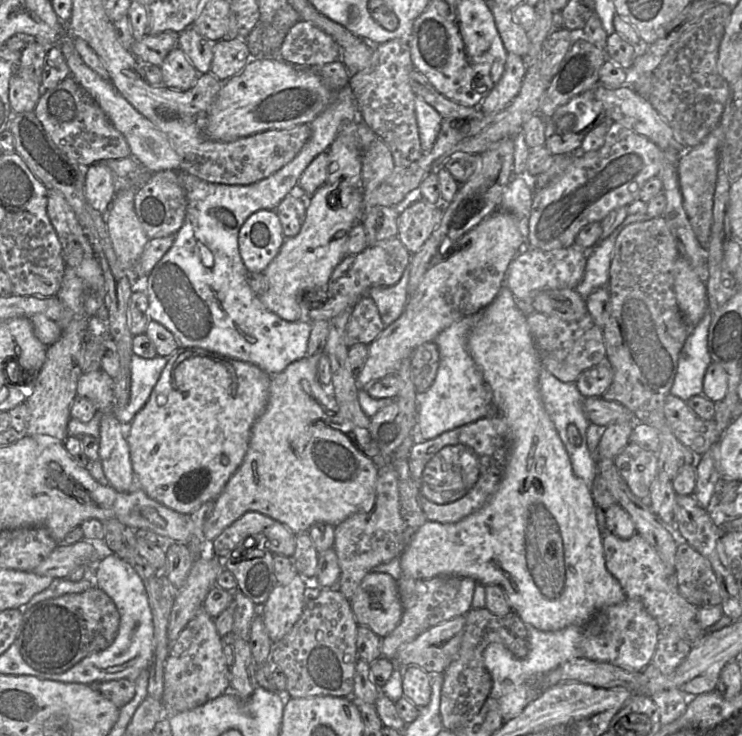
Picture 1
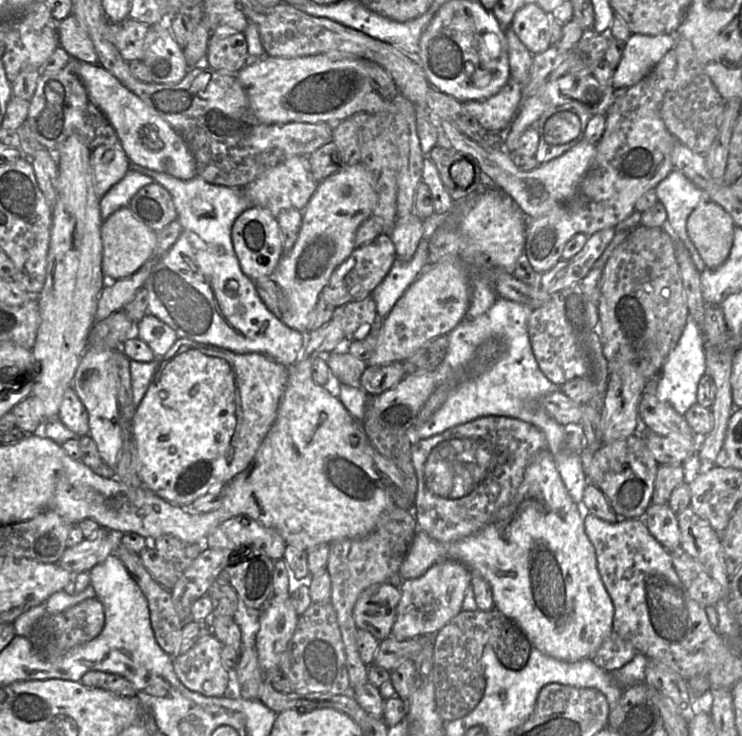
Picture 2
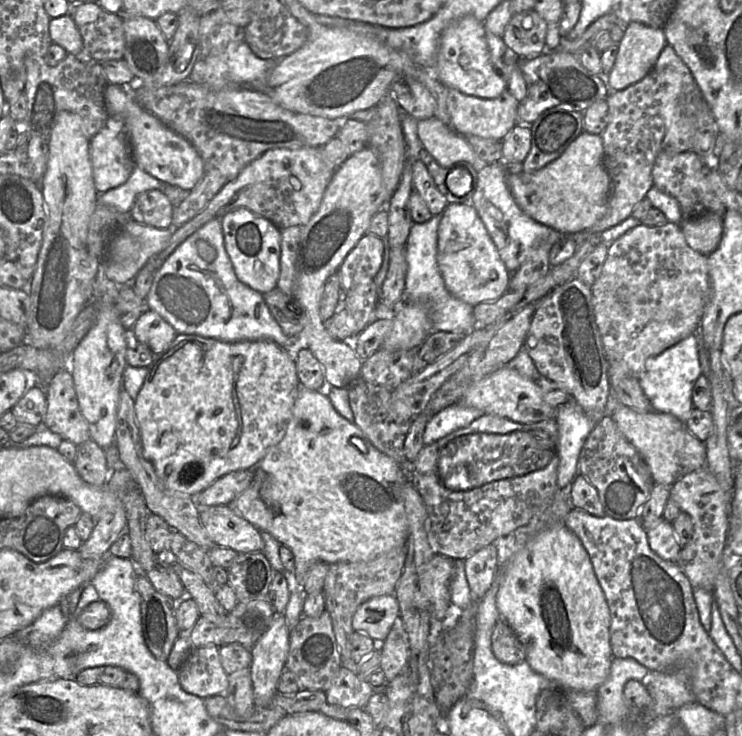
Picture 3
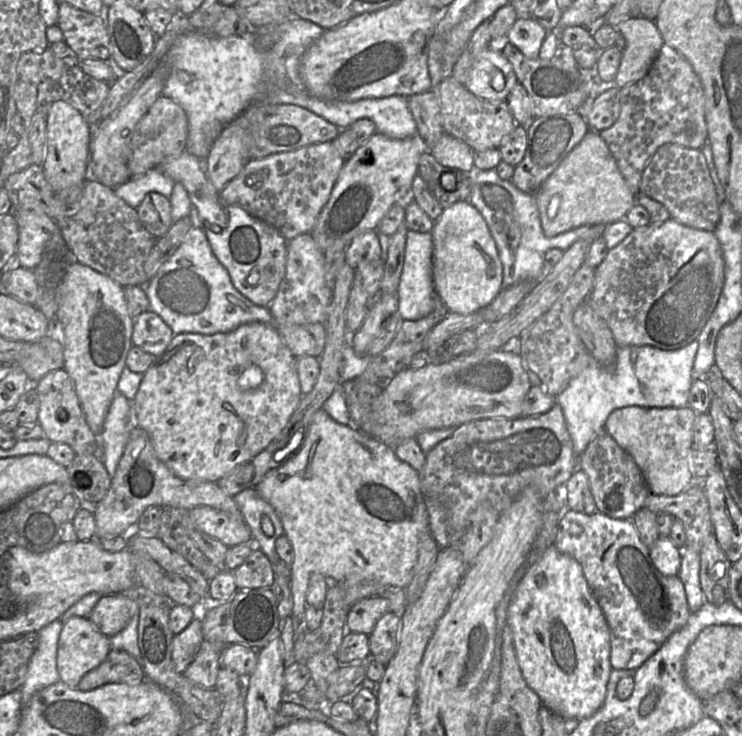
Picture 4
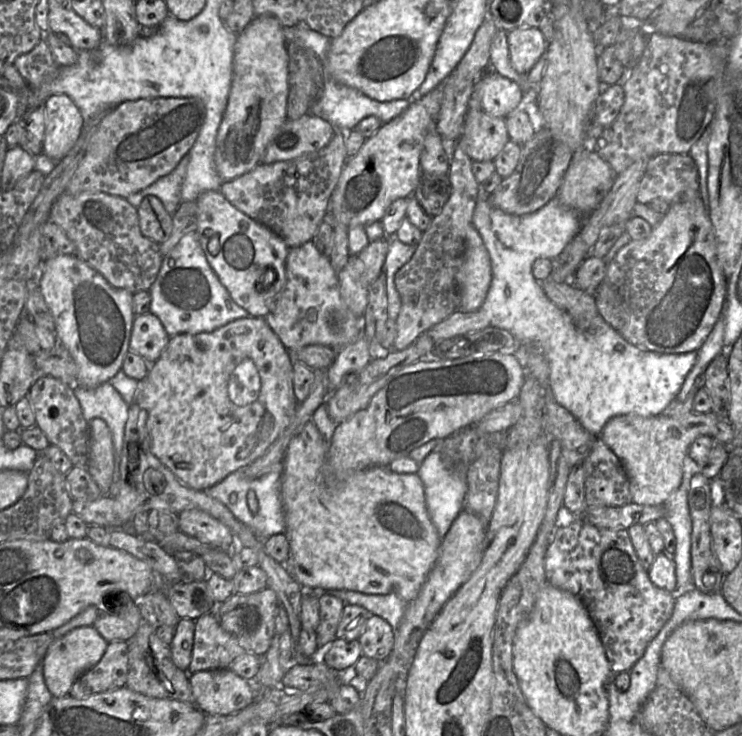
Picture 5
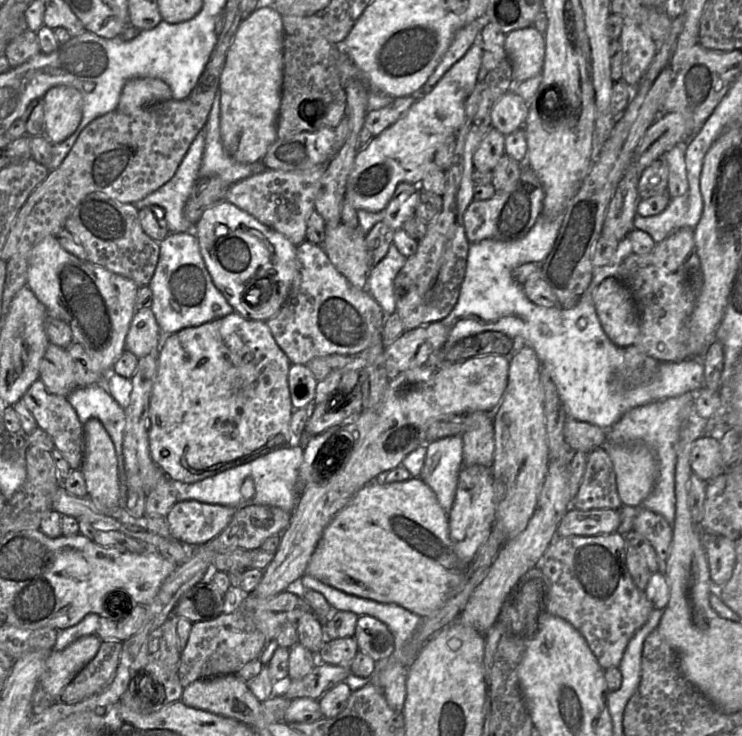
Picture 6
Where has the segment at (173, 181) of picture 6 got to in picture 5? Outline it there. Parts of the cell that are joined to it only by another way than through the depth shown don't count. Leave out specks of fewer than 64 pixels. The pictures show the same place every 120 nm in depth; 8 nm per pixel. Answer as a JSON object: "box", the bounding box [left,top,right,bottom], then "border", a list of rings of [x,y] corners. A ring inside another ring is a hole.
{"box":[126,152,189,215],"border":[[[188,152],[171,173],[159,178],[150,186],[131,194],[126,200],[133,207],[137,208],[145,197],[154,195],[161,200],[165,210],[170,215],[173,215],[181,203],[181,187],[185,178],[189,158]]]}

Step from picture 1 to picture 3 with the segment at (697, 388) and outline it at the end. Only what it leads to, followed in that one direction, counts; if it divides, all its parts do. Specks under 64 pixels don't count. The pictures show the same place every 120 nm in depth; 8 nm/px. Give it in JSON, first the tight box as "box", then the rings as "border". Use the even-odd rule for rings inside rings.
{"box":[637,333,702,422],"border":[[[693,333],[657,356],[645,362],[644,370],[637,376],[644,394],[649,399],[654,411],[669,413],[685,422],[694,406],[692,391],[696,380],[702,374],[699,362],[699,338]]]}

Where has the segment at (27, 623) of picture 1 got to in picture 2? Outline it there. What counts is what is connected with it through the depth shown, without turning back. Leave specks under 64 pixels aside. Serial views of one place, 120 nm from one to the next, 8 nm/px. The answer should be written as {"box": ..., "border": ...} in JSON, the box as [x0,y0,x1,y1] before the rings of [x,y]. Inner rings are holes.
{"box":[27,598,105,661],"border":[[[88,598],[63,612],[45,613],[27,635],[34,654],[43,661],[54,661],[71,649],[96,638],[105,625],[105,611],[98,598]]]}

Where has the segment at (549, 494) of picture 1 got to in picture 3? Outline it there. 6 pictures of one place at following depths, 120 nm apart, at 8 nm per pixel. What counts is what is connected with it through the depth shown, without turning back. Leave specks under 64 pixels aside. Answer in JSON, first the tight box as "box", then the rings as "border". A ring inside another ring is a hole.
{"box":[496,523,613,691],"border":[[[563,523],[546,528],[528,542],[509,535],[498,540],[496,606],[525,648],[525,660],[537,673],[556,682],[561,691],[597,691],[607,679],[613,655],[610,612],[589,554],[579,537]]]}

